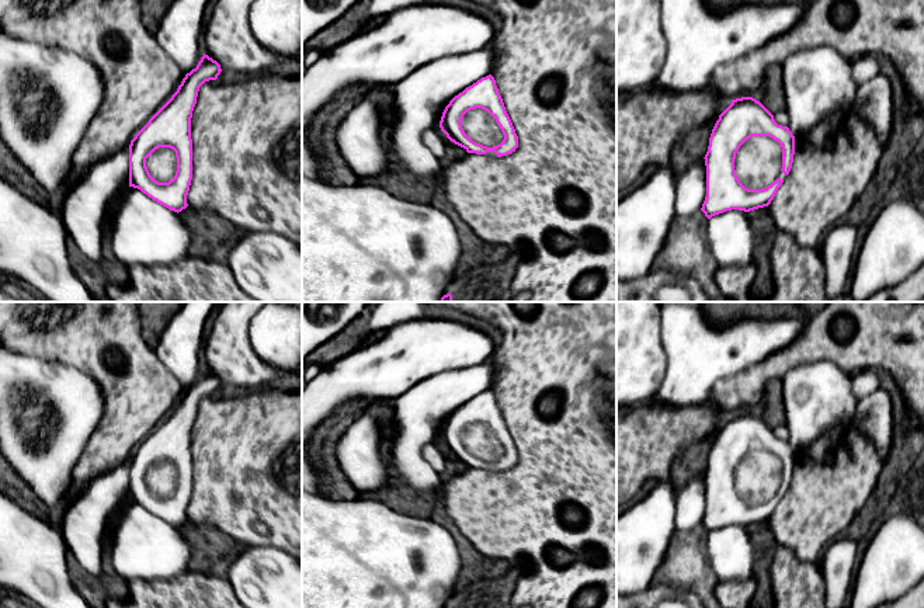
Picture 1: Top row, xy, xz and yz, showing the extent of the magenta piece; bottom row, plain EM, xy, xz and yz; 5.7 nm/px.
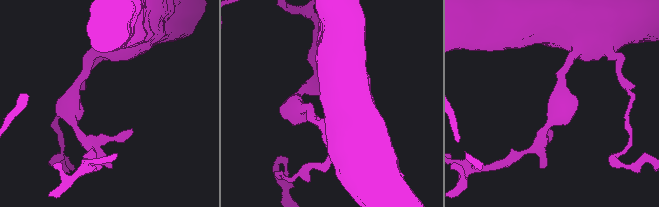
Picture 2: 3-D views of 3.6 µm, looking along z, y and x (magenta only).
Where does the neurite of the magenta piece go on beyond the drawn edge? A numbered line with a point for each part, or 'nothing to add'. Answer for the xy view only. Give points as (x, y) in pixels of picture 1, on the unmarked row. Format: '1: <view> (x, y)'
1: xy (162, 479)

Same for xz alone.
1: xz (479, 440)

